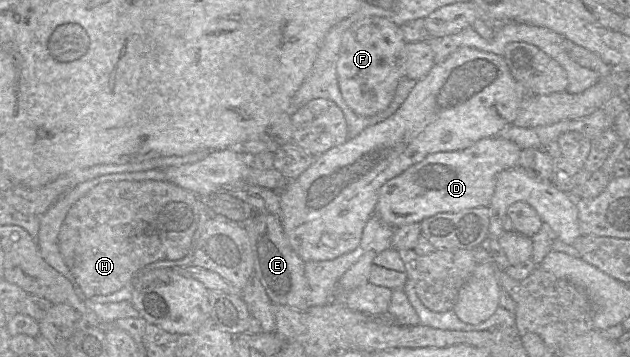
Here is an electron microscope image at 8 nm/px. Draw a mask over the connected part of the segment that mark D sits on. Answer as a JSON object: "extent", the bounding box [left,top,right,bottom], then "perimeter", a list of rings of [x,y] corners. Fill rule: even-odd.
{"extent":[375,136,521,228],"perimeter":[[[493,136],[463,150],[429,154],[380,188],[375,214],[384,223],[398,228],[439,213],[487,207],[495,191],[497,174],[519,167],[521,151],[516,143]]]}

